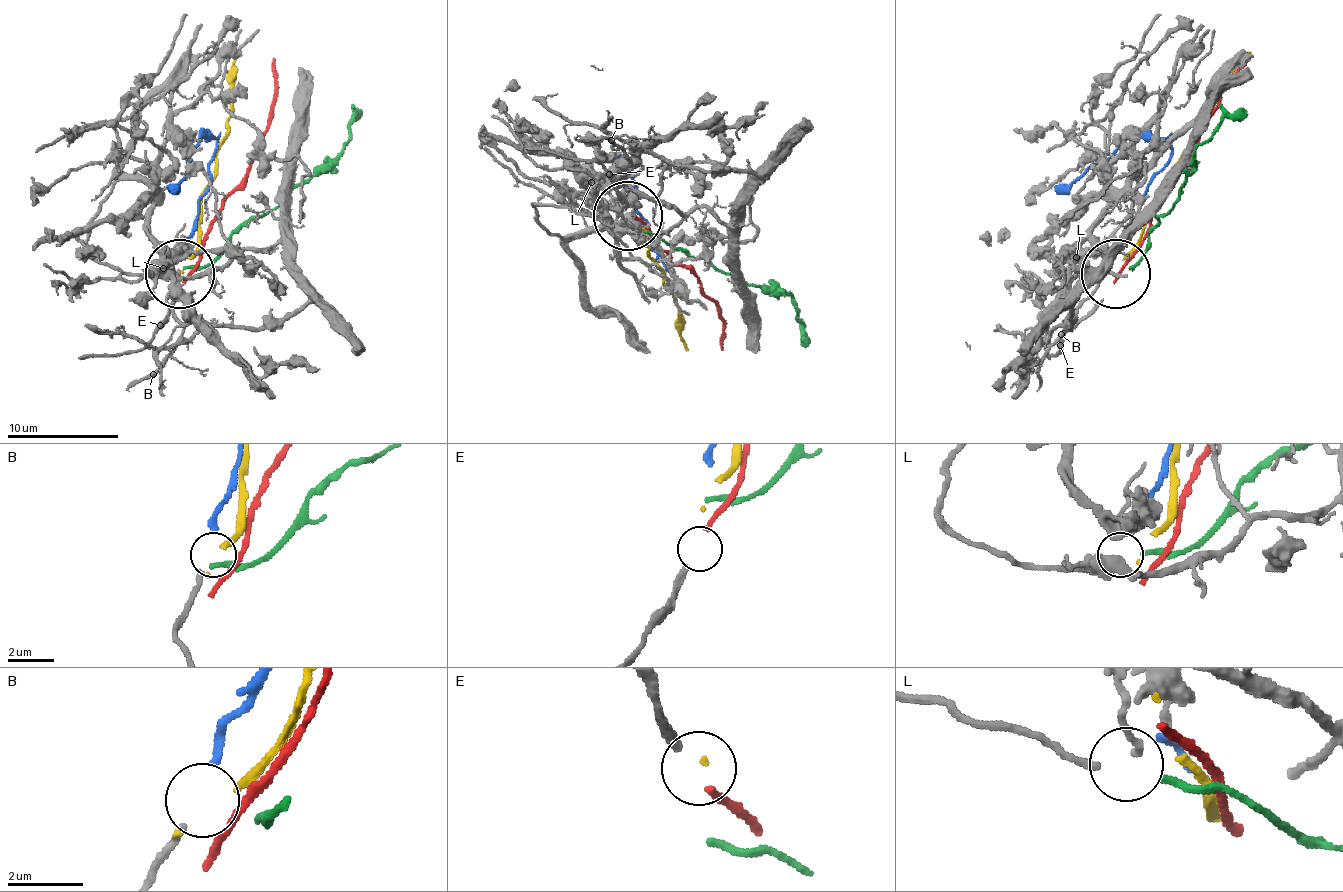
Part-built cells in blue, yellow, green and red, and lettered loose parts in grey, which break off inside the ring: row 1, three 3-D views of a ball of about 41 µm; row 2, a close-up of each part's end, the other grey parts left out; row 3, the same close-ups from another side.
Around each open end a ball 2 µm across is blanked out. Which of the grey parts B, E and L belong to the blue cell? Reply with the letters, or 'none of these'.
none of these

